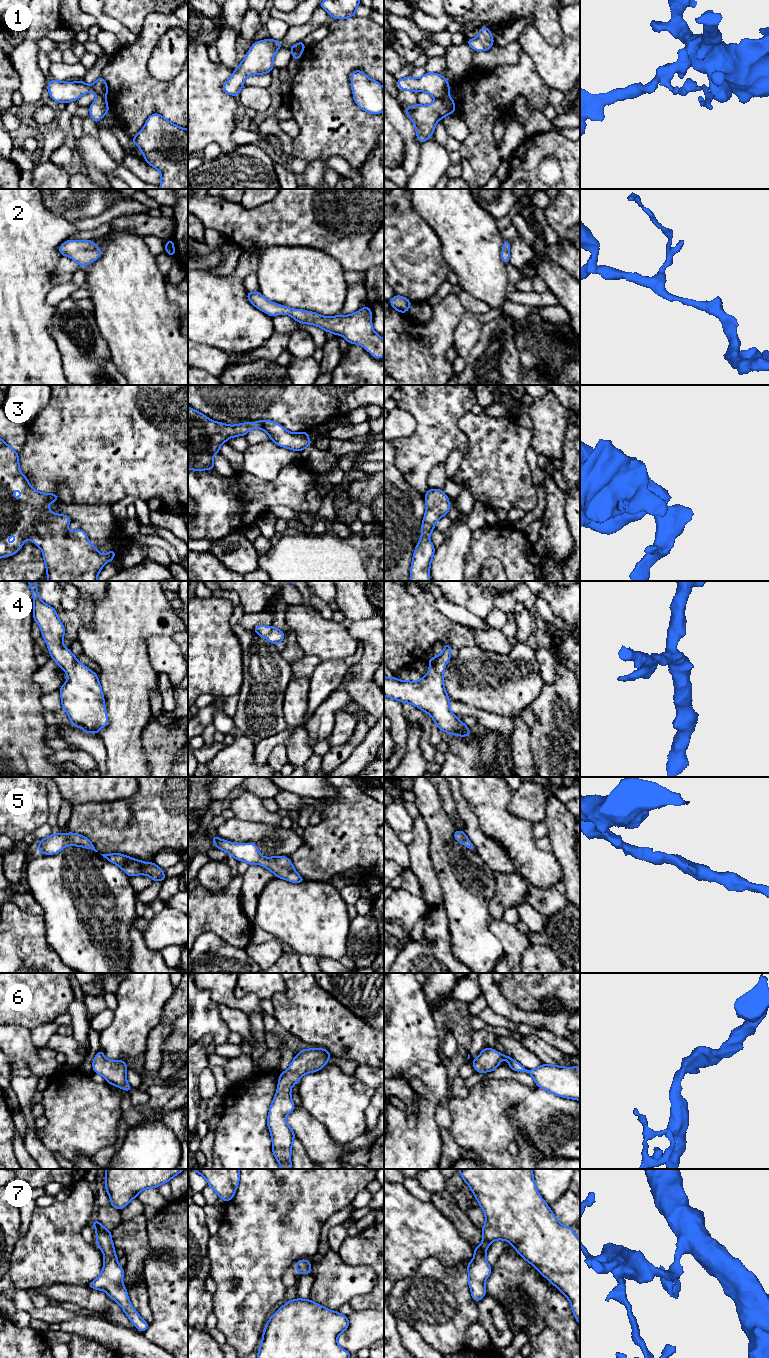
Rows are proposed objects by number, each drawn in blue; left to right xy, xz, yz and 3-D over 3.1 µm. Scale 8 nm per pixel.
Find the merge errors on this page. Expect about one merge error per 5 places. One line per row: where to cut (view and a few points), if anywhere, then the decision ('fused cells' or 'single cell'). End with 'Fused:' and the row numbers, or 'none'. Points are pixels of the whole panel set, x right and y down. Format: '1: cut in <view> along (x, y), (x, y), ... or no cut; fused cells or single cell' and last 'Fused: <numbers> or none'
1: cut in yz along (448, 95), (436, 99); fused cells
2: no cut; single cell
3: no cut; single cell
4: no cut; single cell
5: no cut; single cell
6: no cut; single cell
7: no cut; single cell
Fused: 1

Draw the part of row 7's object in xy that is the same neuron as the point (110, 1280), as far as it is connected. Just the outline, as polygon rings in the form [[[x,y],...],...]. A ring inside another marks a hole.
[[[96,1219],[92,1221],[96,1231],[96,1241],[104,1255],[104,1264],[98,1278],[88,1283],[87,1286],[105,1291],[110,1298],[118,1303],[133,1325],[142,1333],[148,1328],[149,1324],[141,1318],[132,1306],[125,1285],[122,1283],[124,1268],[118,1264],[118,1257],[115,1254],[111,1231],[106,1229]]]

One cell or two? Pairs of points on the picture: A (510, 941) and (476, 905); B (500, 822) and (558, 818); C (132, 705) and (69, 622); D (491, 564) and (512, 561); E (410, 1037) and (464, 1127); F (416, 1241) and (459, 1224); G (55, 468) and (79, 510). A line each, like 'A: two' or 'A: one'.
A: two
B: two
C: two
D: two
E: two
F: two
G: two

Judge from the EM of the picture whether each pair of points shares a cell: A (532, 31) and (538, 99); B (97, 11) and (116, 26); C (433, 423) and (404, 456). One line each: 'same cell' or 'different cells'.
A: different cells
B: same cell
C: same cell

